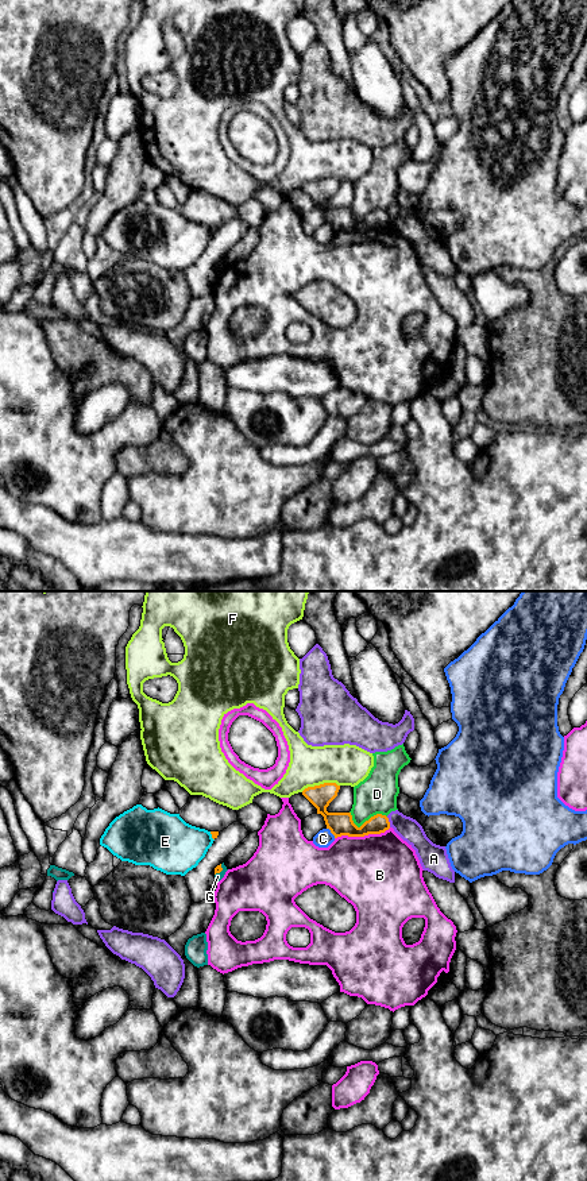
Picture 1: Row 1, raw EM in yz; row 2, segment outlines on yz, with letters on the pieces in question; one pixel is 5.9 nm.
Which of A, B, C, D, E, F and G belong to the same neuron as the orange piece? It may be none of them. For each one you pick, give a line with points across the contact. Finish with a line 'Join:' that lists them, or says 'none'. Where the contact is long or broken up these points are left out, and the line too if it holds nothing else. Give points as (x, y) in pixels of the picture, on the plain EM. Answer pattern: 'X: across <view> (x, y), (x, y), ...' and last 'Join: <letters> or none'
Join: none

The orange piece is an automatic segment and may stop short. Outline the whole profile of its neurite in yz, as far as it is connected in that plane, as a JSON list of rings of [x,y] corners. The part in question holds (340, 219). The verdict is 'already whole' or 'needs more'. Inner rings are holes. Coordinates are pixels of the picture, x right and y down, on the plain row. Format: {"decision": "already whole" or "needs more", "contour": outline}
{"decision": "already whole", "contour": [[[324,178],[314,182],[308,182],[302,190],[317,204],[317,209],[324,212],[327,224],[335,231],[364,232],[368,229],[381,229],[390,224],[390,217],[386,211],[376,209],[358,223],[351,208],[328,208],[327,202],[337,192],[340,181],[336,178]]]}

